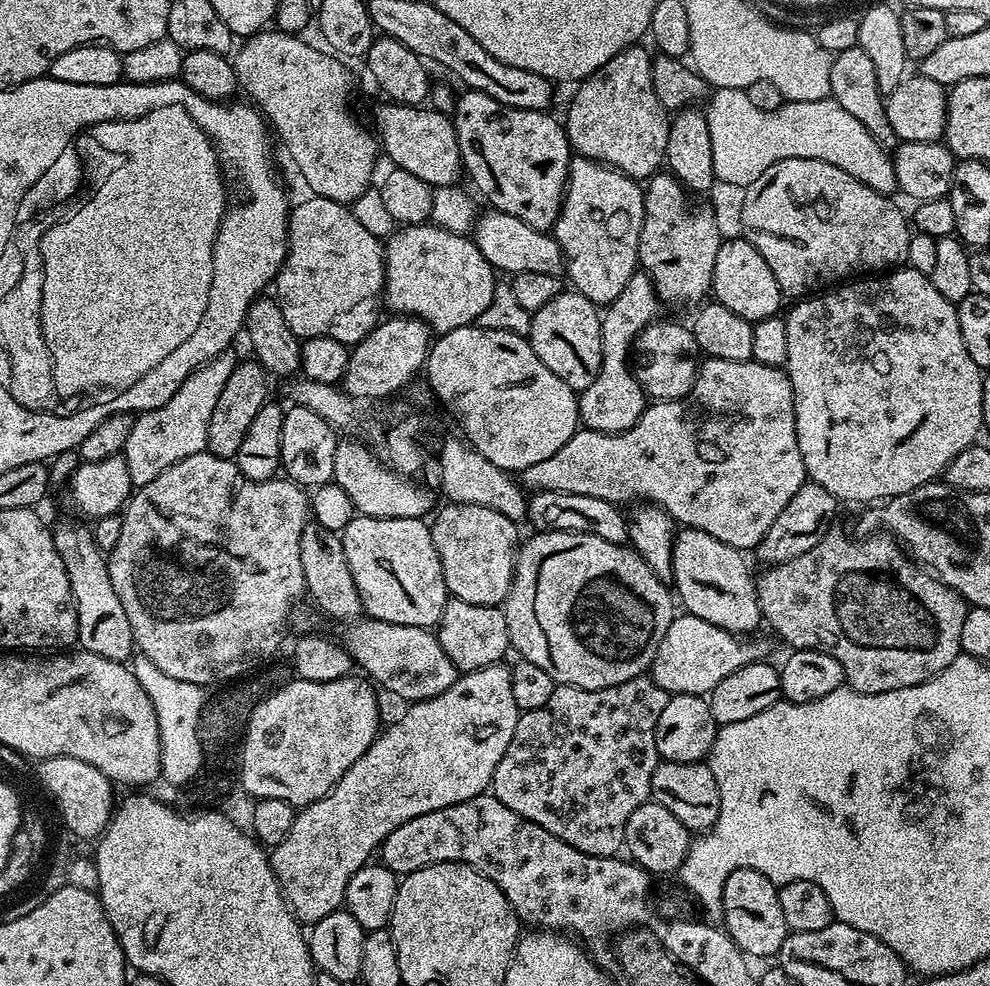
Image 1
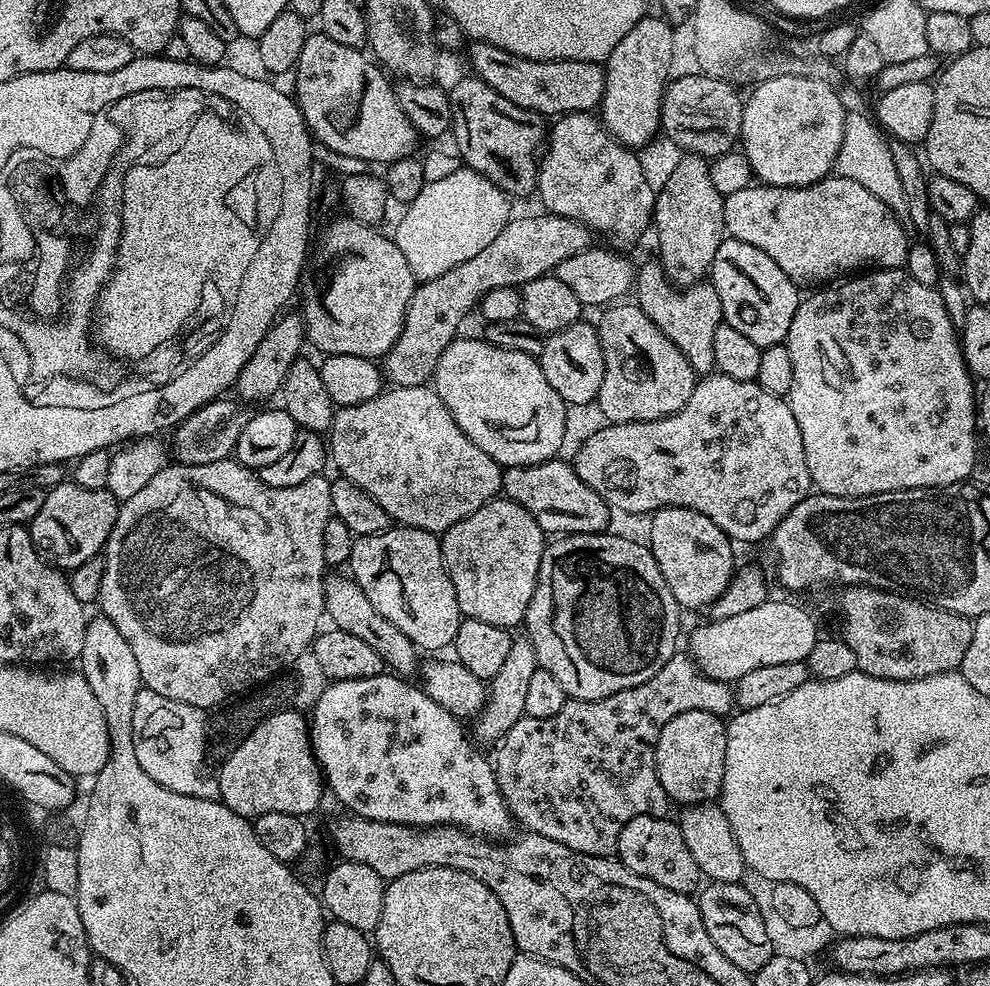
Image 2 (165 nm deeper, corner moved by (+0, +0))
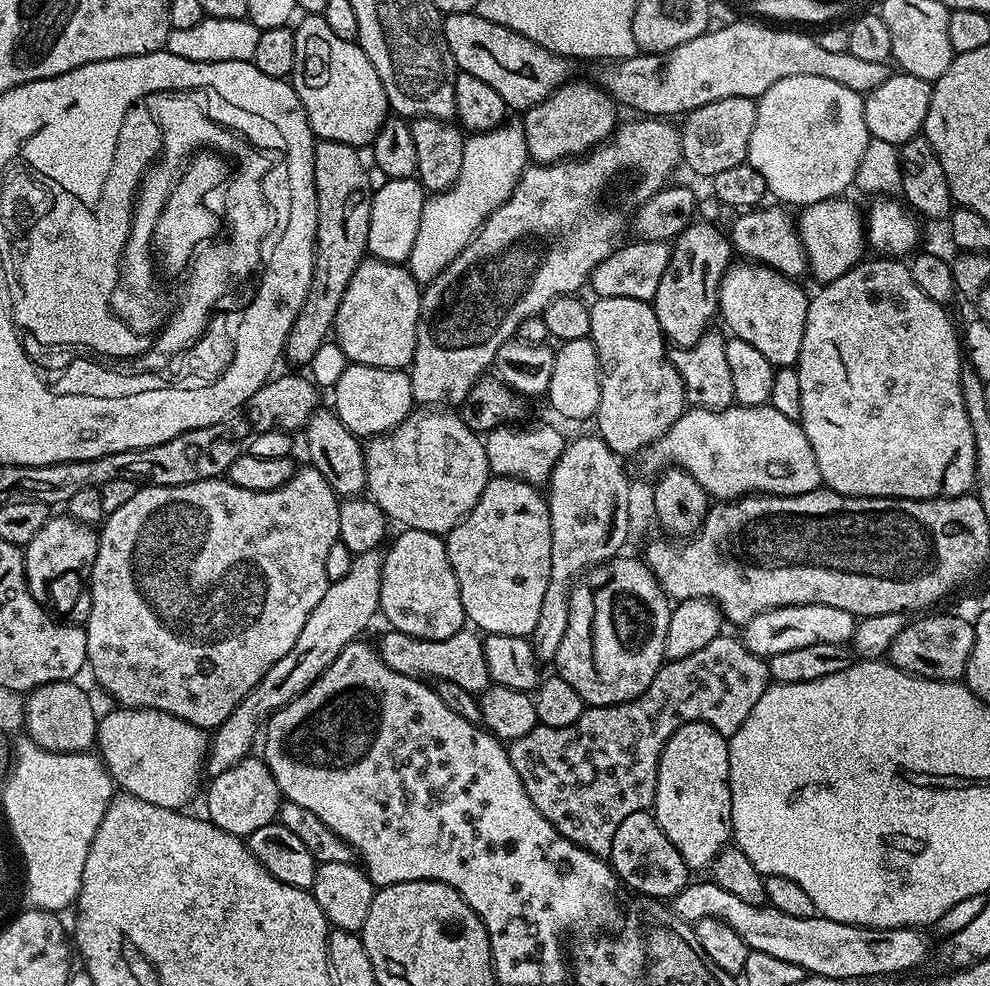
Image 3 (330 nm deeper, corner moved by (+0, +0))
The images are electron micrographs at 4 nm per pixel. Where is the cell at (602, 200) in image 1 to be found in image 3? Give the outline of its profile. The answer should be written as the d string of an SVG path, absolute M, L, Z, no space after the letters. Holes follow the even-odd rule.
M573 78L551 92L540 104L523 113L525 142L533 161L553 164L555 160L583 154L593 146L604 143L618 127L617 105L599 83Z

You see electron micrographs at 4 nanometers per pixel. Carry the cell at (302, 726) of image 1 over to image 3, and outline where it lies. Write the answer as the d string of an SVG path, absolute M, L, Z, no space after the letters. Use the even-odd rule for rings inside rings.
M259 755L245 756L228 770L222 770L222 774L211 777L210 783L206 816L222 830L246 838L258 830L258 826L266 826L277 819L282 803L280 787Z

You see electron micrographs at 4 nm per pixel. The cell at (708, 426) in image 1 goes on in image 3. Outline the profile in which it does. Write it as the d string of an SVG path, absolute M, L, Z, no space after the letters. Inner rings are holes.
M733 403L731 408L697 408L689 407L674 422L674 426L670 426L670 430L666 430L666 434L662 438L658 438L652 444L649 444L642 453L642 459L655 470L663 469L665 466L675 466L685 468L692 477L698 482L698 486L702 486L708 492L709 497L715 498L720 502L730 500L738 500L742 496L751 496L753 494L767 494L770 496L797 496L798 494L806 494L814 492L821 487L820 471L818 470L818 462L814 458L814 450L810 450L810 442L806 438L806 434L802 430L802 426L797 421L786 418L786 414L782 414L778 410L774 410L772 405L759 404L758 406L746 406L744 404Z

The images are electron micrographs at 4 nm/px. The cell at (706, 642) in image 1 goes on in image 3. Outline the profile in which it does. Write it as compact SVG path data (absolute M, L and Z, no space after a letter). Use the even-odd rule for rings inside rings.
M795 604L766 610L743 625L742 639L754 654L771 658L786 654L786 650L798 650L801 646L818 646L818 642L831 644L848 644L851 641L858 620L846 610L821 604Z

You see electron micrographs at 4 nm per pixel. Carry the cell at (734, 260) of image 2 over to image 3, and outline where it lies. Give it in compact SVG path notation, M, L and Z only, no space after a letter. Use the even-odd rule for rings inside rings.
M755 262L729 264L720 283L718 316L724 319L723 327L742 342L750 342L776 368L795 365L802 350L810 296L796 284L795 279Z

